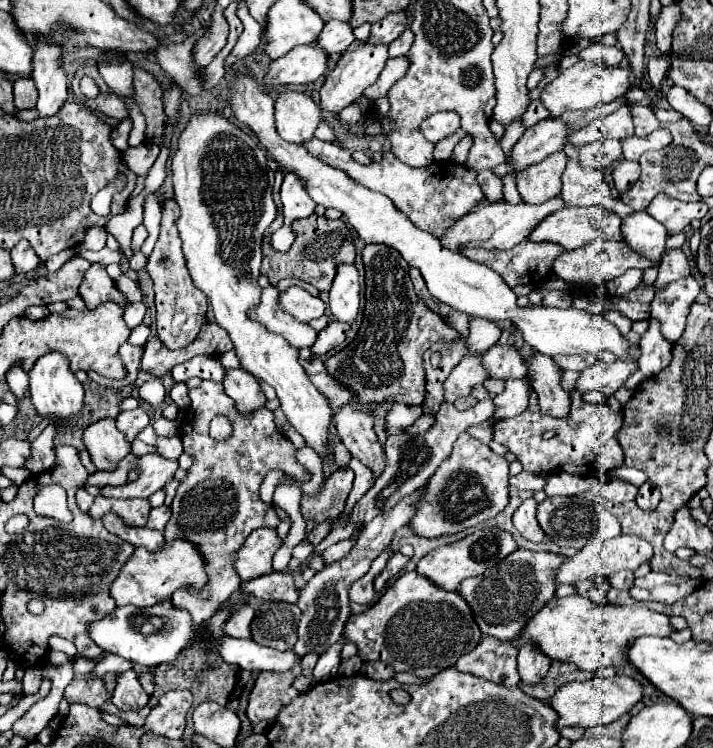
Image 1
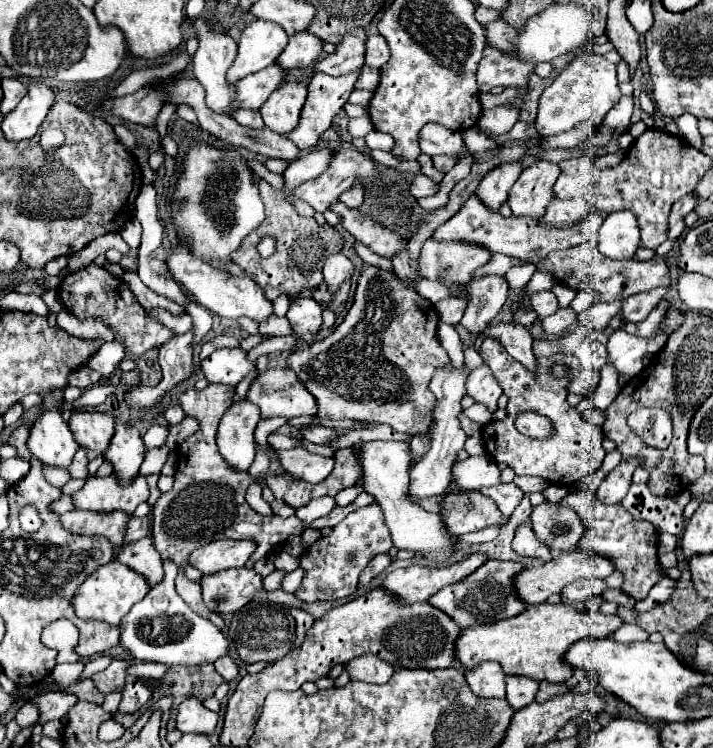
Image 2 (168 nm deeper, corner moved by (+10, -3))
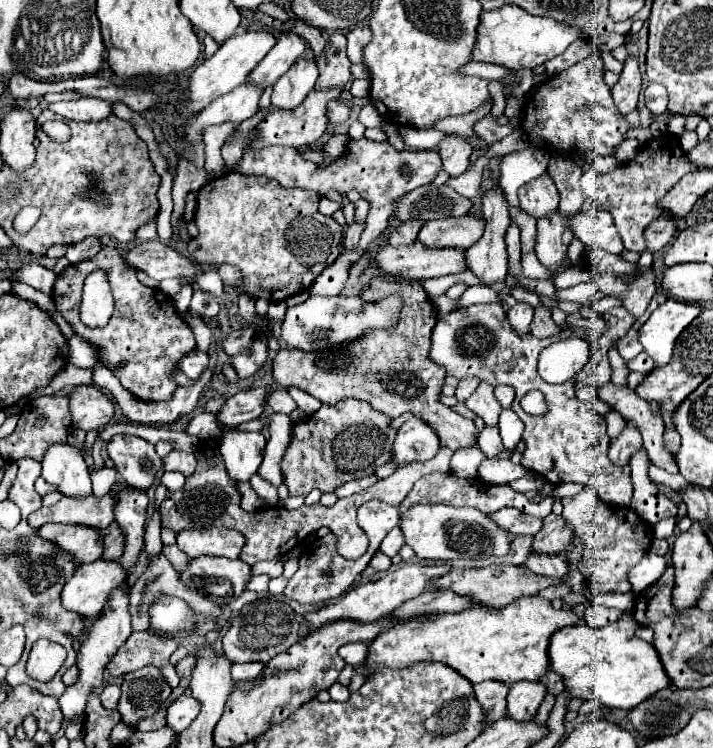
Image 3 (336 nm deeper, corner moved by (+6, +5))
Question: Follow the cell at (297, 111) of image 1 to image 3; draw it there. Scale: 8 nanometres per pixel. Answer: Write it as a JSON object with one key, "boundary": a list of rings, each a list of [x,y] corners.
{"boundary":[[[313,60],[295,62],[273,86],[271,94],[271,106],[279,110],[293,110],[297,108],[303,98],[313,90],[317,80],[317,68],[313,66]]]}

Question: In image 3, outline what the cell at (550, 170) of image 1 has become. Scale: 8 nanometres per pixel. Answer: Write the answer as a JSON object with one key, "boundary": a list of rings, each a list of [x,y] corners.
{"boundary":[[[541,174],[539,178],[523,184],[519,188],[519,204],[527,214],[535,218],[543,218],[555,212],[559,204],[559,194],[549,174]]]}

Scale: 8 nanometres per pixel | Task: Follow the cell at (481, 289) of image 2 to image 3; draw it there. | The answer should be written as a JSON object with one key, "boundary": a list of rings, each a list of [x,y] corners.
{"boundary":[[[497,186],[483,190],[483,194],[481,194],[481,212],[483,212],[483,218],[487,220],[485,234],[481,236],[481,240],[477,244],[473,244],[467,250],[467,262],[469,262],[469,270],[485,286],[491,286],[495,282],[503,282],[505,276],[509,274],[509,256],[507,256],[507,244],[505,244],[503,238],[505,238],[505,230],[507,230],[507,226],[511,222],[511,216],[509,216],[507,200],[505,200],[503,192]]]}

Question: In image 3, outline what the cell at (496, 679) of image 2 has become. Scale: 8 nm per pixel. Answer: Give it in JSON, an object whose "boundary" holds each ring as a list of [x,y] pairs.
{"boundary":[[[485,680],[481,684],[475,684],[475,696],[483,704],[489,722],[495,722],[497,718],[503,718],[507,714],[507,702],[505,702],[507,690],[509,686],[495,680]]]}

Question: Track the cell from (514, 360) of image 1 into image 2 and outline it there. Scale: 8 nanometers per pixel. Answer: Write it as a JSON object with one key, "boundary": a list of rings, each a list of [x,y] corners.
{"boundary":[[[483,364],[481,368],[473,370],[467,378],[467,394],[477,402],[483,404],[489,412],[497,410],[497,400],[503,394],[501,386],[497,386],[497,380],[493,378],[491,370]]]}

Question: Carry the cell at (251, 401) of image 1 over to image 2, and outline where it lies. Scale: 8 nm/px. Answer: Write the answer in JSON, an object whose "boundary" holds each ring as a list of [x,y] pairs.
{"boundary":[[[241,400],[233,404],[221,418],[217,430],[217,446],[227,466],[239,472],[247,472],[255,460],[255,440],[253,432],[259,422],[257,406]]]}

